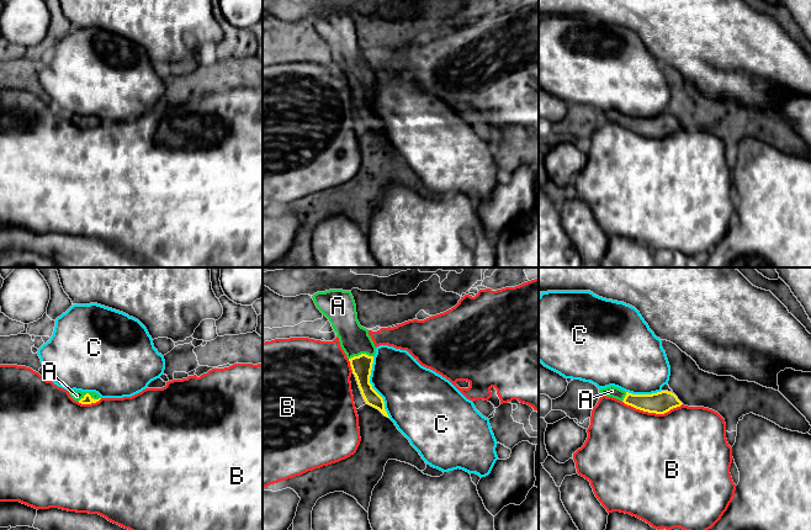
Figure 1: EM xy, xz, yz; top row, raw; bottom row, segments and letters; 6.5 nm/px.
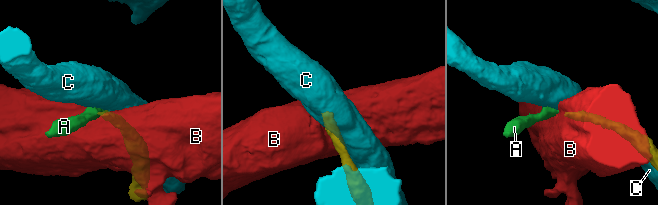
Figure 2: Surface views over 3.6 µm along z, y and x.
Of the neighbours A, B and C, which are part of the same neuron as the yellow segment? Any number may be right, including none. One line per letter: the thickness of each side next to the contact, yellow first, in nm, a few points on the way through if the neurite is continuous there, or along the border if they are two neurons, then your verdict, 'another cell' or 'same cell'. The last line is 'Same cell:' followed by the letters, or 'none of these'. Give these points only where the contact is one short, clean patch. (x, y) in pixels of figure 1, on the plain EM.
A: 60/70 nm | across xy (86, 123), (89, 118), (77, 120) | same cell
B: 140/480 nm | another cell
C: 140/360 nm | another cell
Same cell: A

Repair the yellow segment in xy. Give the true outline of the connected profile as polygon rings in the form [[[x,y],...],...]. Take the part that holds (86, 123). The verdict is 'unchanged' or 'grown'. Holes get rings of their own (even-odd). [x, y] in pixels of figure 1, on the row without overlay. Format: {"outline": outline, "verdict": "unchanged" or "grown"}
{"outline": [[[68,115],[70,121],[81,127],[81,128],[91,128],[96,127],[101,123],[101,121],[95,116],[81,116],[81,115]]], "verdict": "grown"}

